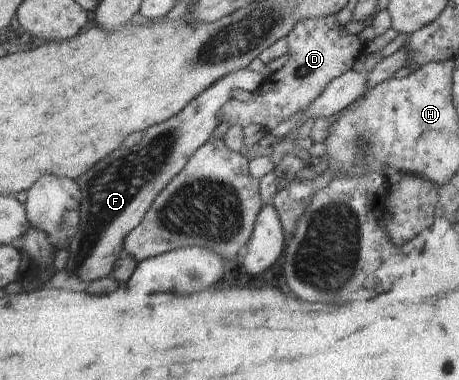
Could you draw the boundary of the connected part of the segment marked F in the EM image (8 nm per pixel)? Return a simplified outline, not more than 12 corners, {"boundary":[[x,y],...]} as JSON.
{"boundary":[[225,75],[173,118],[119,147],[76,181],[82,195],[65,269],[111,274],[127,235],[209,140],[235,89]]}

